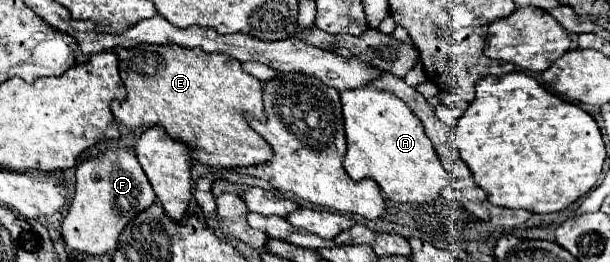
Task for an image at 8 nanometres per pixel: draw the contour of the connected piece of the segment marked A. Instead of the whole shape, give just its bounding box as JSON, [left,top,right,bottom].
[340,87,452,203]

